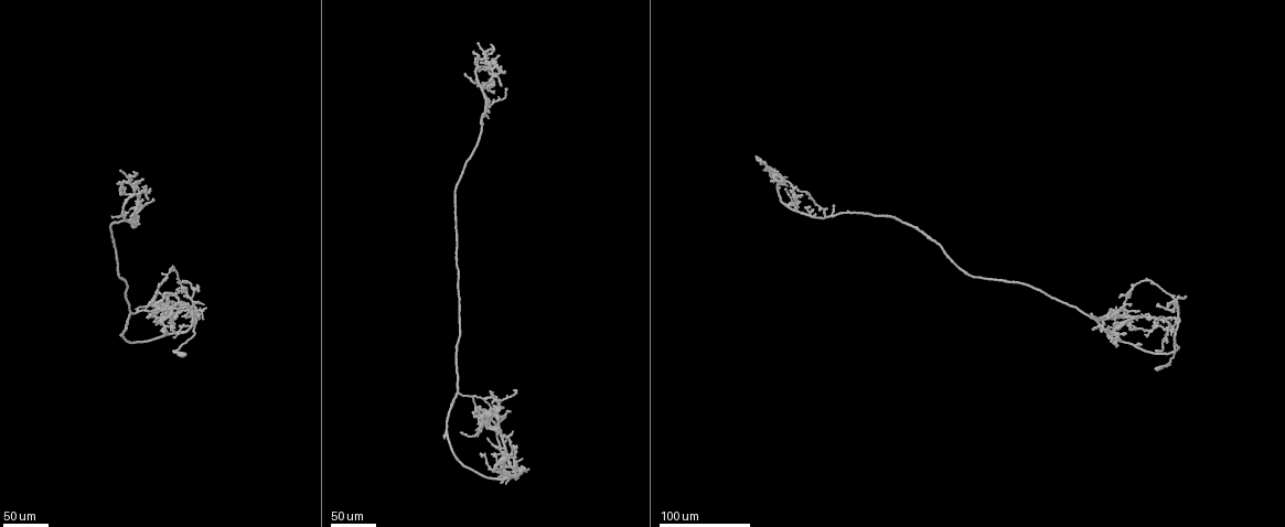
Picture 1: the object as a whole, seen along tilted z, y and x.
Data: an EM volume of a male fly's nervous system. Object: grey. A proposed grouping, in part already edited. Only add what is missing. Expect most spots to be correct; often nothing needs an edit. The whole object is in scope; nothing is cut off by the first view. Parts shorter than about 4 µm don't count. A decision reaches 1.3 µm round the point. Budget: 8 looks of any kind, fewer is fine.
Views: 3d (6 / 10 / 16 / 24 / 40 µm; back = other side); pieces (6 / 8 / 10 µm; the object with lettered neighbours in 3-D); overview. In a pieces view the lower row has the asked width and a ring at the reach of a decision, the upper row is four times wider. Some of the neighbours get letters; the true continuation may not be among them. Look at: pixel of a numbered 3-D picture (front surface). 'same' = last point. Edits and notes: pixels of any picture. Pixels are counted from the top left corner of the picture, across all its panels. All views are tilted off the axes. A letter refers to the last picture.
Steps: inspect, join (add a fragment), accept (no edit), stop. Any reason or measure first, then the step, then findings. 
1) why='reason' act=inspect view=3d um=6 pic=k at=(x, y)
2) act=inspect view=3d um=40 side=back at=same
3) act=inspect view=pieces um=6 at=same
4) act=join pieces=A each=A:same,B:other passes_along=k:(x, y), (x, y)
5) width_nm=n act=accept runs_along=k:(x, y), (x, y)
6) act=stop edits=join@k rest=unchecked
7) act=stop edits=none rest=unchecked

why='thin end' act=inspect view=3d um=40 pic=1 at=(1185, 295)

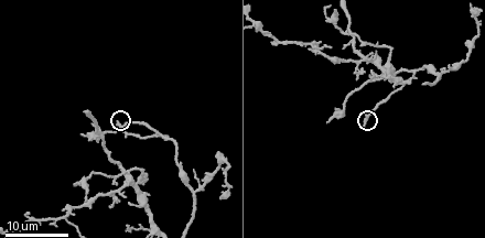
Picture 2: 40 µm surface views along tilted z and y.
act=inspect view=pieces um=8 pic=2 at=(363, 128)

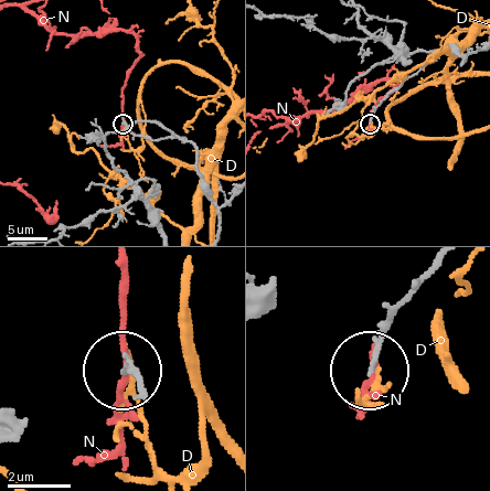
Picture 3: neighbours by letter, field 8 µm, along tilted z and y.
act=accept each=D:other,N:other runs_along=3:(432, 270), (381, 339), (373, 367) found='none of them fits'

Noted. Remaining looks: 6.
why='branch stops here' act=inspect view=3d um=24 pic=1 at=(1179, 321)

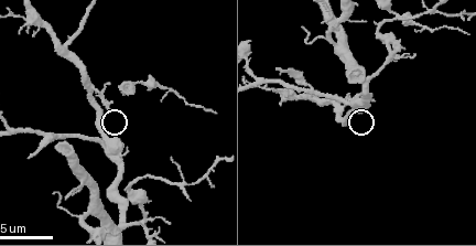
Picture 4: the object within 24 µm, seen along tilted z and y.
why='what lies round it' act=inspect view=pieces um=10 pic=4 at=(359, 95)

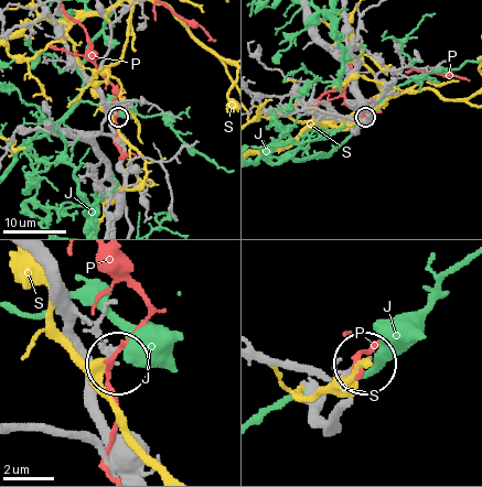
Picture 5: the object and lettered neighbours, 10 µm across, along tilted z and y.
act=accept each=J:other,P:other,S:other found='none of them fits'

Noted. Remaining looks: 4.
why='an open end' act=inspect view=3d um=40 pic=1 at=(515, 466)

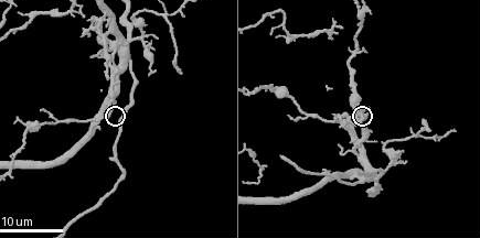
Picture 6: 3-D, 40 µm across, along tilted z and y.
act=inspect view=pieces um=8 pic=6 at=(110, 106)

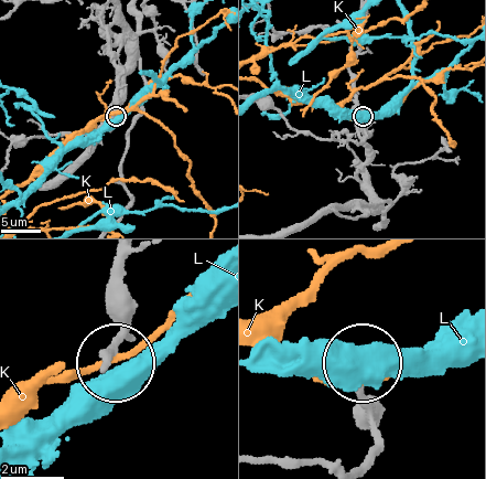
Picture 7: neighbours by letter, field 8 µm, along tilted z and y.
act=accept each=K:other,L:other runs_along=7:(120, 263), (128, 319), (109, 358) found='none of them fits'

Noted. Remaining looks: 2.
why='branch stops here' act=inspect view=3d um=40 pic=1 at=(160, 274)

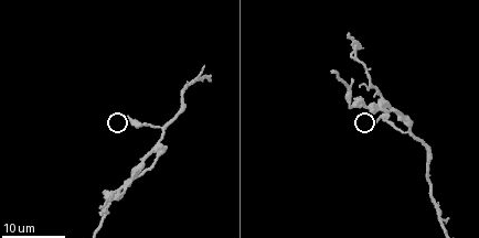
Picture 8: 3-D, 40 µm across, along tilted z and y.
act=inspect view=pieces um=8 pic=8 at=(128, 120)

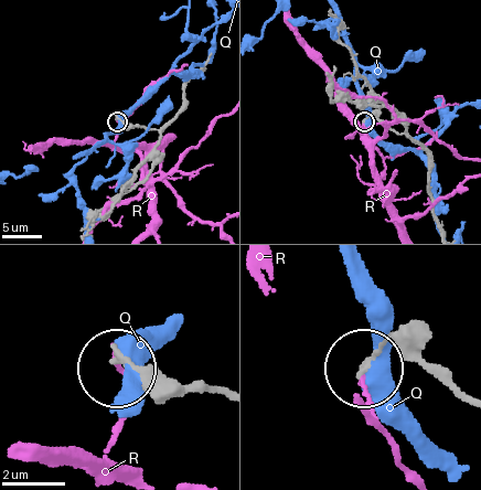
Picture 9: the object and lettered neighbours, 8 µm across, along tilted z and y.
act=accept each=Q:other,R:other runs_along=9:(465, 401), (394, 350), (380, 349), (366, 362) found='no lettered fragment goes on from it'

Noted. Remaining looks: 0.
act=stop edits=none rest=unchecked

